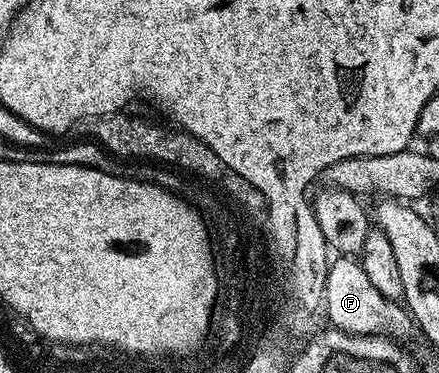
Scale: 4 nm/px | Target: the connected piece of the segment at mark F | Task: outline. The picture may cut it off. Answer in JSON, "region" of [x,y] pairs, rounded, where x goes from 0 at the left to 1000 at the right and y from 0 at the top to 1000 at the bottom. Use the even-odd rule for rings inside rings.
{"region":[[[770,684],[749,702],[743,727],[743,850],[754,874],[779,882],[788,893],[847,893],[891,909],[918,909],[941,879],[941,858],[925,823],[866,791],[856,769],[847,769],[838,737],[829,737],[822,697],[797,684]]]}

